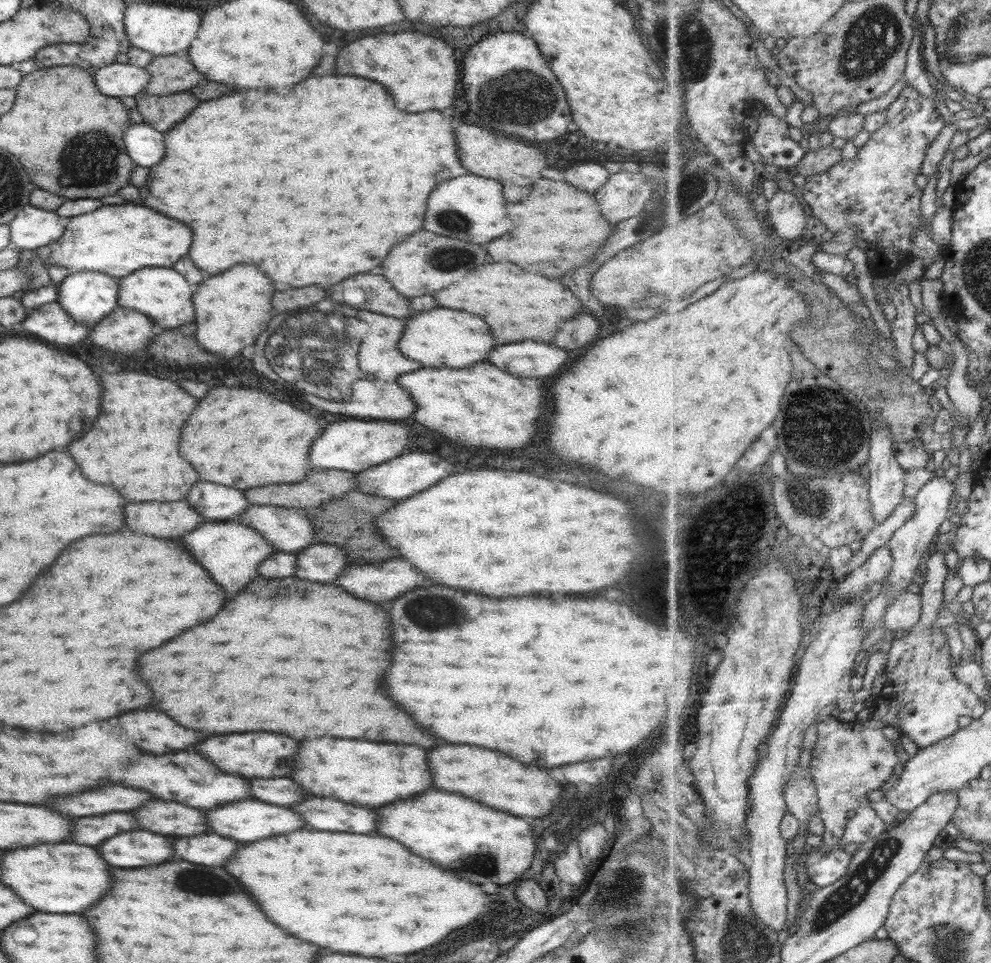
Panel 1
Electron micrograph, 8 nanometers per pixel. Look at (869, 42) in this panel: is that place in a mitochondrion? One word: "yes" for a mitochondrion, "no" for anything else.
yes

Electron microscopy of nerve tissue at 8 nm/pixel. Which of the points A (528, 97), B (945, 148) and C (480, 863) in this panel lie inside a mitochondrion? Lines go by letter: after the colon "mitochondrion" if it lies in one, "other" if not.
A: mitochondrion
B: other
C: mitochondrion

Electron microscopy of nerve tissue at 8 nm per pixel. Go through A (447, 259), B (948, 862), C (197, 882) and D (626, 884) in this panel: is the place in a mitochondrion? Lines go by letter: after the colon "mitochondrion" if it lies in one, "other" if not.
A: mitochondrion
B: other
C: mitochondrion
D: mitochondrion

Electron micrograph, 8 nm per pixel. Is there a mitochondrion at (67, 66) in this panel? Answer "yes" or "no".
no

